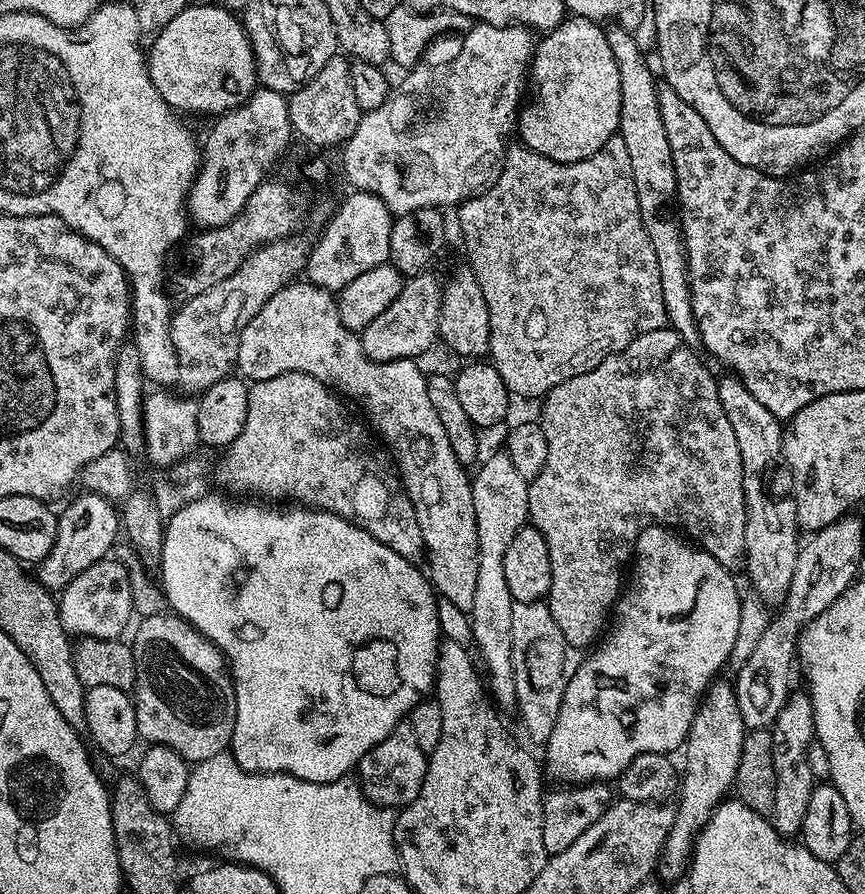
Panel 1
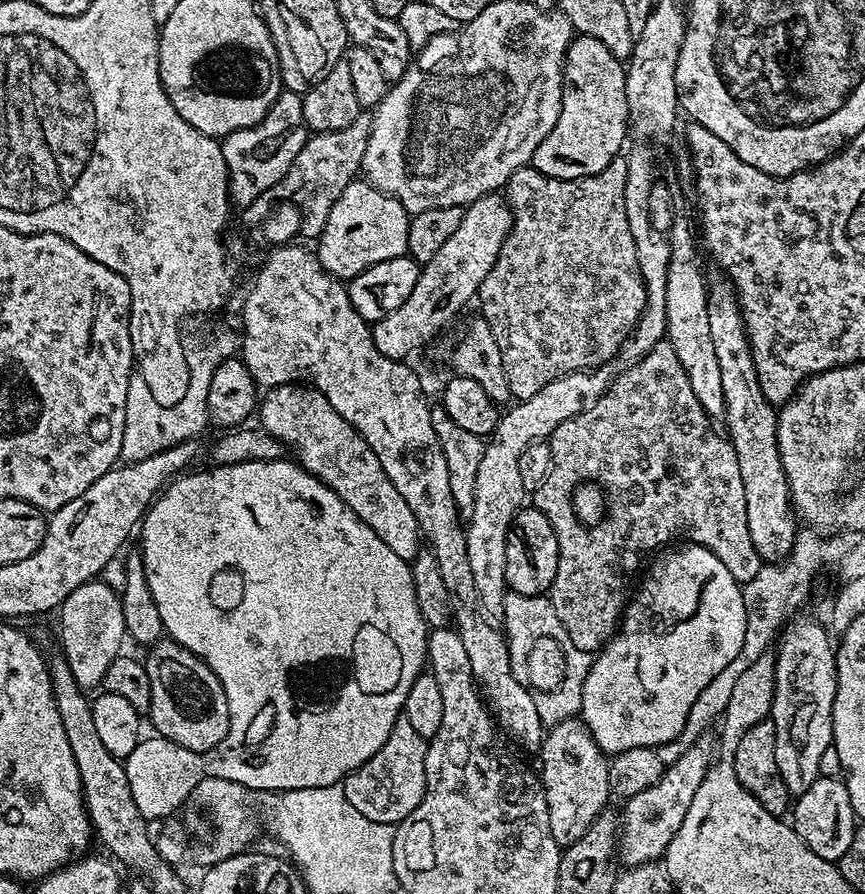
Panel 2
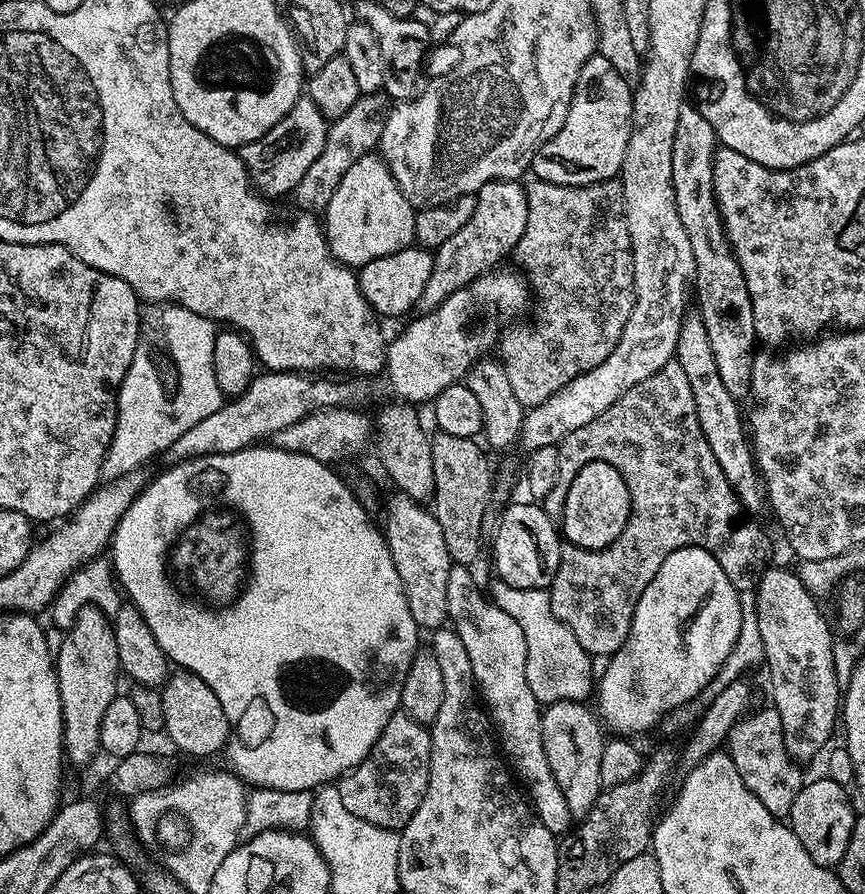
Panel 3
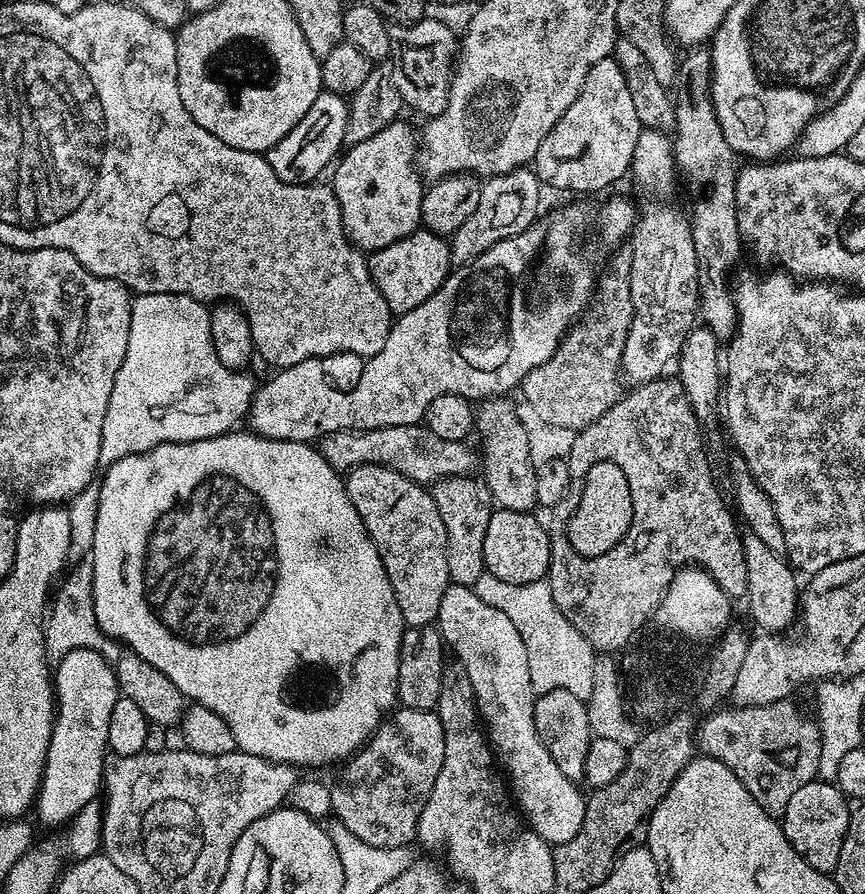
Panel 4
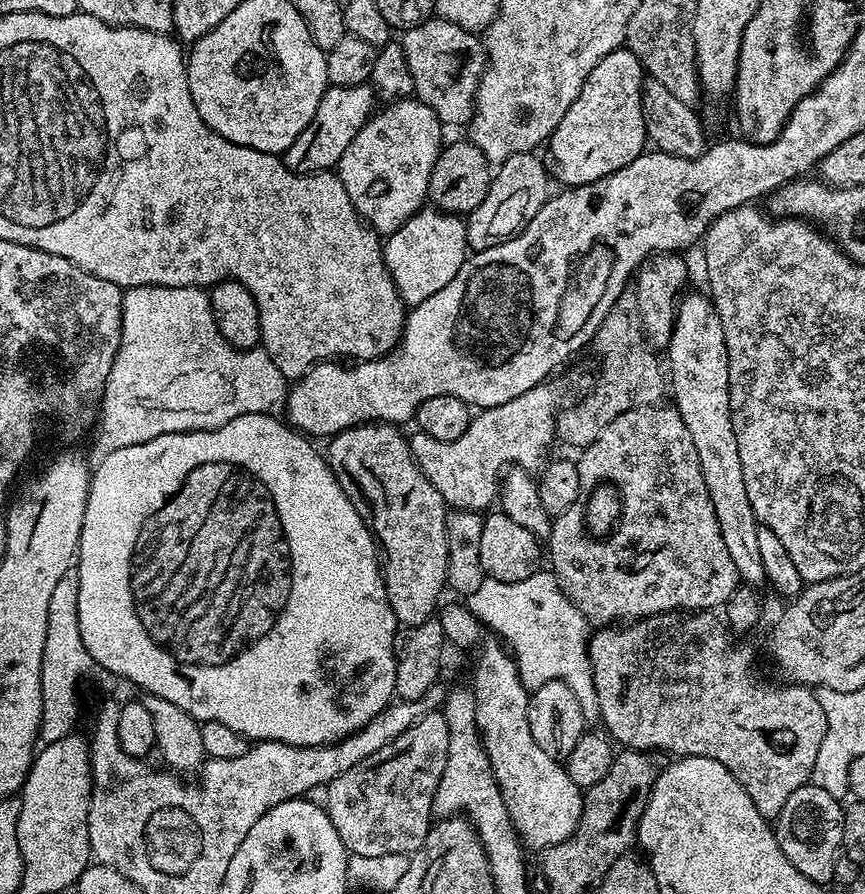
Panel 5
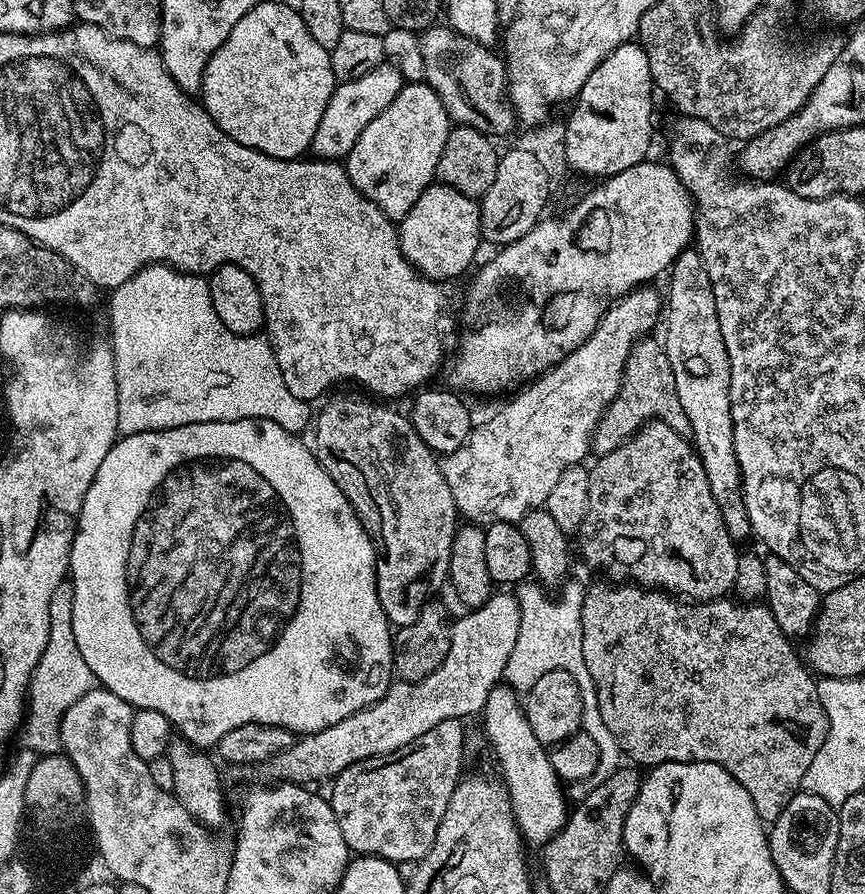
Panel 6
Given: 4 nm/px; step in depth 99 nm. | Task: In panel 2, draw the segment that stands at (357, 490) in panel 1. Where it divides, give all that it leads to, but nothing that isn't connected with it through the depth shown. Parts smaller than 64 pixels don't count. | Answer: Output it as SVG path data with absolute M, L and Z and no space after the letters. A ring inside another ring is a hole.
M296 382L269 388L259 401L259 416L259 427L279 440L281 445L288 447L289 444L297 452L295 455L298 457L298 463L326 486L330 486L334 494L338 494L338 498L342 498L342 502L346 502L346 506L350 506L350 510L354 510L354 514L358 514L358 518L362 518L362 522L366 522L366 526L370 526L370 530L374 530L374 534L378 534L378 538L382 538L382 542L386 542L386 546L390 546L394 554L398 554L398 558L411 562L420 555L422 533L414 518L414 510L406 506L406 498L402 498L402 494L398 494L394 487L394 482L386 478L386 470L382 470L382 462L378 462L378 454L370 450L362 434L358 434L358 430L354 430L354 426L350 426L350 422L346 422L346 418L342 418L342 414L338 414L334 406L330 406L330 402L321 392Z

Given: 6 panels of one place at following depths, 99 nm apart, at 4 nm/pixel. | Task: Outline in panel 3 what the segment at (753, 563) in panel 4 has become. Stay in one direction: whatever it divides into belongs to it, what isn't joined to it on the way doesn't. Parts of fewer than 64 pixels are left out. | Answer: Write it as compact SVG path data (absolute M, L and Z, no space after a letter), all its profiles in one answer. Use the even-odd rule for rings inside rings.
M775 566L765 568L754 593L758 629L764 647L763 659L766 665L768 664L768 684L772 687L771 707L775 708L778 718L782 718L782 734L786 750L792 755L792 759L797 762L812 760L820 751L823 753L829 747L828 739L831 738L835 726L837 729L838 717L842 712L842 684L836 675L833 629L830 627L830 620L820 613L820 608L816 605L817 597L808 592L792 568L791 570Z

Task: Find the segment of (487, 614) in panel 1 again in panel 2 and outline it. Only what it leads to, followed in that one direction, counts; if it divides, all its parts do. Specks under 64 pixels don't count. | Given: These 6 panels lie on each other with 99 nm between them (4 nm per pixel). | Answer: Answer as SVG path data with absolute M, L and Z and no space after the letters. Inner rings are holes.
M607 363L586 372L571 372L569 376L554 378L554 382L542 386L534 398L513 403L507 409L509 412L501 415L492 435L487 437L474 485L474 506L467 515L464 529L474 590L478 590L479 607L485 613L503 613L504 596L510 591L506 582L506 538L514 518L526 504L526 493L518 470L522 450L536 440L551 437L552 431L562 422L574 418L596 401L614 379L612 367L611 363Z

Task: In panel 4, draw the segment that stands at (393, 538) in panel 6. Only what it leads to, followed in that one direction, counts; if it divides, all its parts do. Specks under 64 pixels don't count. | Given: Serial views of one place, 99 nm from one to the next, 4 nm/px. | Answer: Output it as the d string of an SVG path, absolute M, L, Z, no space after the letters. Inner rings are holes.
M384 464L351 469L346 487L354 510L358 510L382 558L390 586L394 586L394 598L398 598L405 625L435 625L442 594L446 594L450 581L446 570L446 526L442 526L442 514L438 514L431 491Z

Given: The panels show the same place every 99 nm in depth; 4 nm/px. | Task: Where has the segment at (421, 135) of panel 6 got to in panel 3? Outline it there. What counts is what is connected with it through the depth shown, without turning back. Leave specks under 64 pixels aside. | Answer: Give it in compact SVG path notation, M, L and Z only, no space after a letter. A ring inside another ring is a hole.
M369 154L358 158L346 170L342 182L338 182L334 198L330 198L322 213L324 237L335 260L359 270L374 262L374 258L386 258L386 254L398 254L398 250L413 247L416 213L417 209L402 194L383 156Z

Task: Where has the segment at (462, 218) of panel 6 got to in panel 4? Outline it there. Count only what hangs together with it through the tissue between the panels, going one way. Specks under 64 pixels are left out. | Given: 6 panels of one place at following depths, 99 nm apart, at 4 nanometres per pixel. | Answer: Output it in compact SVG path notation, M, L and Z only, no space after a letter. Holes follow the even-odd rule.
M427 230L411 232L406 238L371 253L367 262L374 286L378 286L378 294L386 298L386 306L390 306L393 314L409 312L414 310L414 306L422 306L426 298L443 286L453 267L449 241Z

